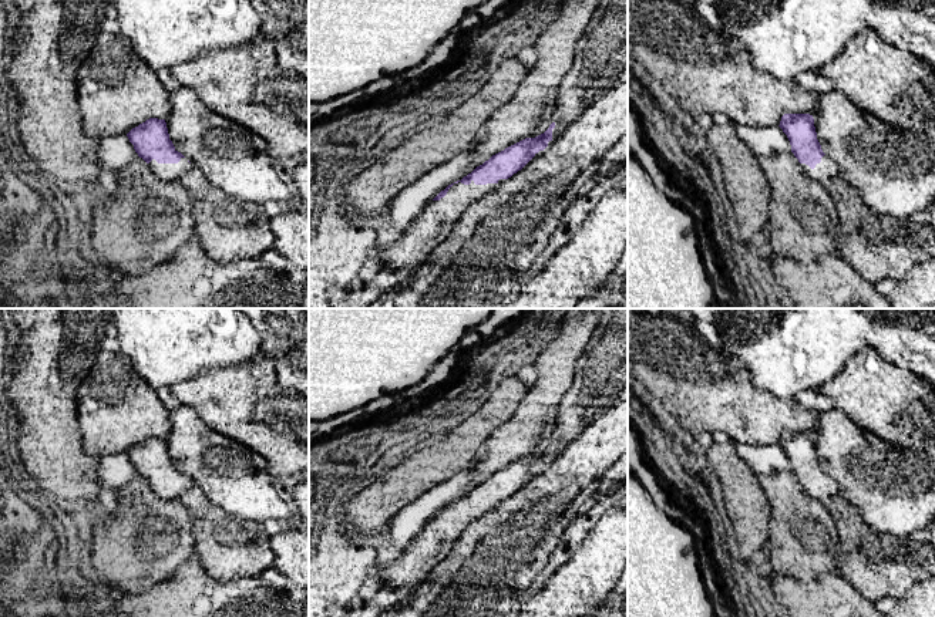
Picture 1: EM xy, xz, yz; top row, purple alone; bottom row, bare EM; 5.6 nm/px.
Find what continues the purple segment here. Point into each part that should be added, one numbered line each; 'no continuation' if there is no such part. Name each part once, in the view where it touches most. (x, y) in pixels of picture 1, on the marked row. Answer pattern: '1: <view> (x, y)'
1: xz (436, 222)

